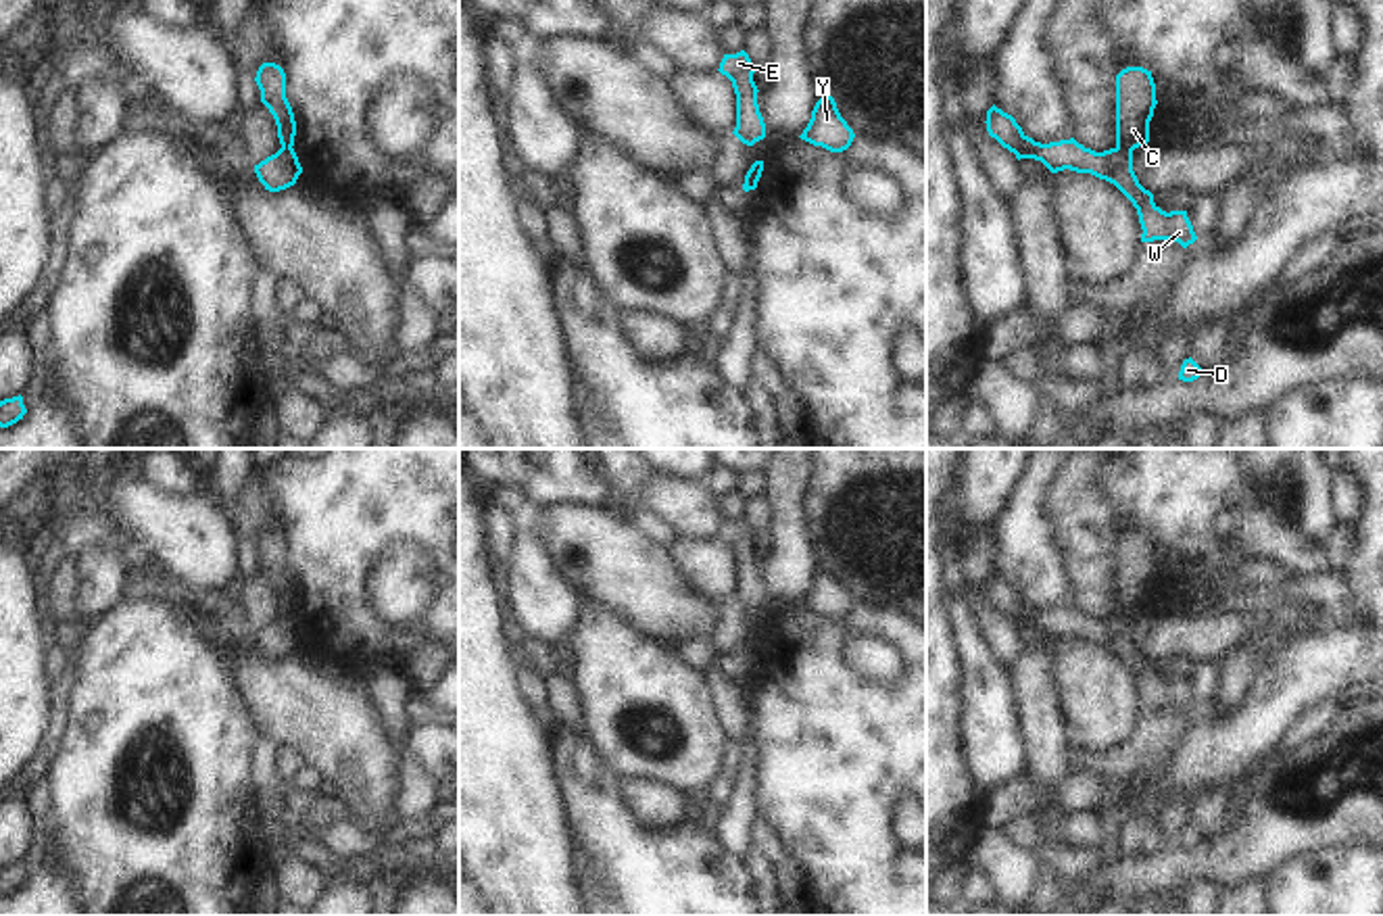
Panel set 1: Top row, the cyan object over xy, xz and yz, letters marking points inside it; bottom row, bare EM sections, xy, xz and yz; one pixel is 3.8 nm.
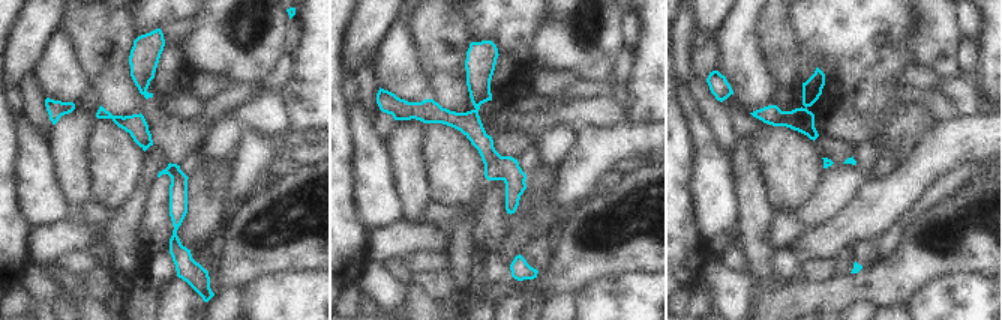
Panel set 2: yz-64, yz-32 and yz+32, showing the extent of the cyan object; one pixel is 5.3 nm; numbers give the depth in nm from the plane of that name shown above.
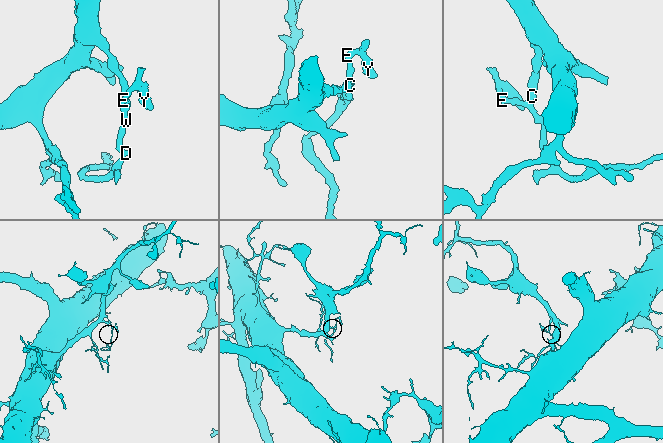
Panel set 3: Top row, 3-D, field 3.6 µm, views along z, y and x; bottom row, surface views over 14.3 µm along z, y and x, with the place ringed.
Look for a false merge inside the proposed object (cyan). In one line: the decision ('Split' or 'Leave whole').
Split

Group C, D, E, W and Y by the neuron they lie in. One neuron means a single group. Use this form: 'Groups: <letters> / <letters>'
Groups: C / D E W Y

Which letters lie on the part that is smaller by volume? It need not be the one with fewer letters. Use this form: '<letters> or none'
D, E, W, Y

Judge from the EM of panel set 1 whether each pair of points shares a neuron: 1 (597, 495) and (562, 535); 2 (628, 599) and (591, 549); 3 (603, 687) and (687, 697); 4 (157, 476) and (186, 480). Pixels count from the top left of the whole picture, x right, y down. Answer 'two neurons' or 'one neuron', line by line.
1: two neurons
2: one neuron
3: one neuron
4: one neuron

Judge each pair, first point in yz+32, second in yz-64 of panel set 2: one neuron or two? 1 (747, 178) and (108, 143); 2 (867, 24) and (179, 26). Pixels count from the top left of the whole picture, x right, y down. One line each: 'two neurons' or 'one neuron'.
1: two neurons
2: one neuron

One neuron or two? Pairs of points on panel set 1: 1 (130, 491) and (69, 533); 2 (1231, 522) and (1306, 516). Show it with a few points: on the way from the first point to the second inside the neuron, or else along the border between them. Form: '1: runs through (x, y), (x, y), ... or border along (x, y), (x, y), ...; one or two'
1: border along (124, 470), (111, 487), (111, 514), (140, 543); two
2: runs through (1250, 524), (1286, 524), (1290, 528); one

